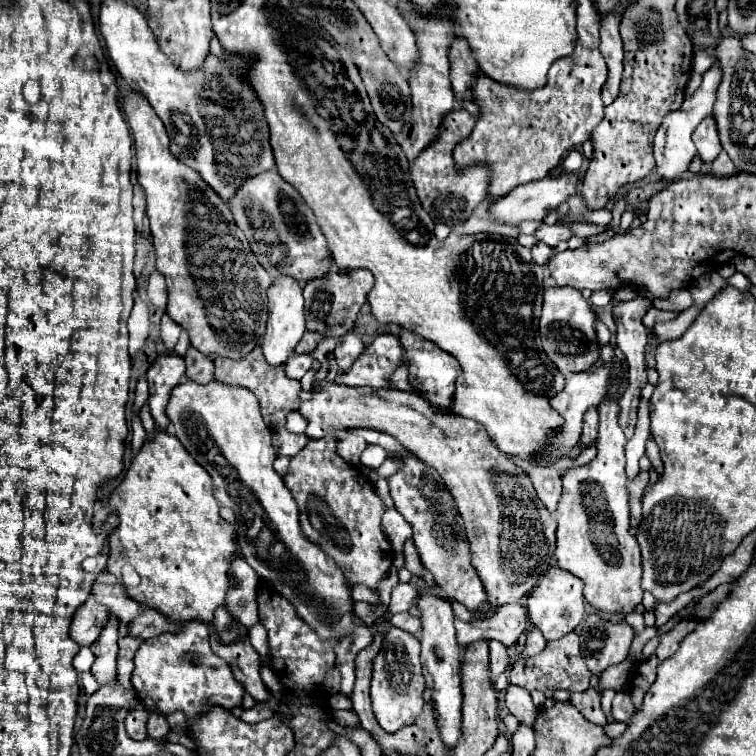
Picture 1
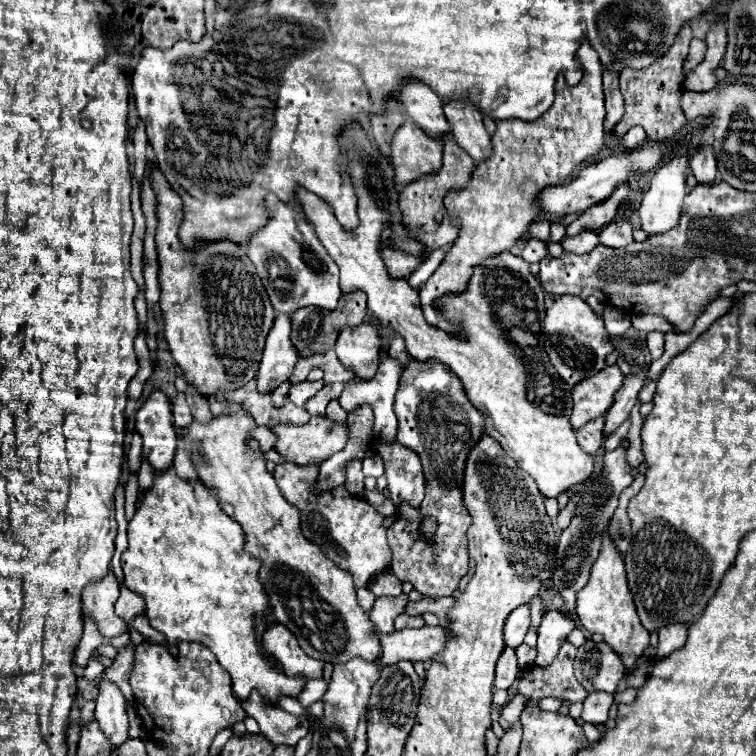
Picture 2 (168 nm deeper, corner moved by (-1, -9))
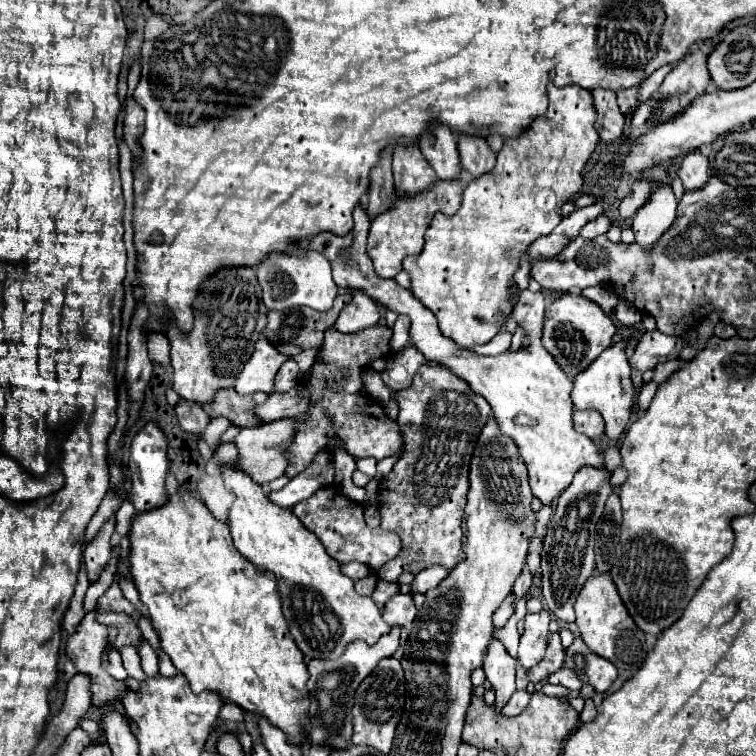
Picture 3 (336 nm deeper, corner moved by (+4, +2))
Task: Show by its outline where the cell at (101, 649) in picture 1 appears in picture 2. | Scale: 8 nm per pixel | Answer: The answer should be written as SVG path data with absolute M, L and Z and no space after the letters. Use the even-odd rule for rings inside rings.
M100 679L96 683L98 697L96 697L96 719L100 729L112 739L112 745L118 747L122 741L128 739L128 717L126 717L126 699L116 683L108 679Z

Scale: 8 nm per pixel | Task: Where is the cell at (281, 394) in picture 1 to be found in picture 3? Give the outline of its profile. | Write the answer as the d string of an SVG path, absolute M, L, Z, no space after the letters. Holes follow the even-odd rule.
M233 388L223 390L219 396L215 396L215 400L211 404L203 406L203 410L209 414L209 418L223 416L223 418L231 420L231 424L247 422L245 426L257 426L259 422L255 420L253 408L255 408L255 402L251 400L251 396L239 396Z

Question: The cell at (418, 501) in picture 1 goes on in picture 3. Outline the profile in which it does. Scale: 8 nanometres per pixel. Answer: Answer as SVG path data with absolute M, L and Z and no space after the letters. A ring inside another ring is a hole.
M379 324L353 334L343 334L333 326L327 328L317 360L309 376L301 380L301 384L309 390L309 408L293 418L295 438L285 450L285 458L289 462L285 476L297 476L313 462L317 452L333 452L337 446L341 446L355 460L365 456L383 460L401 452L403 438L397 422L387 416L379 402L365 398L365 384L361 380L363 370L367 370L375 358L387 358L391 354L391 336L393 330Z

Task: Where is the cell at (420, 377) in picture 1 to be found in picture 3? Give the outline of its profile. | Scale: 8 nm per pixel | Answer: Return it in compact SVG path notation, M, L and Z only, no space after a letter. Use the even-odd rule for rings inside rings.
M439 364L421 366L415 374L411 388L397 392L395 400L399 402L399 418L397 424L401 428L401 436L405 440L403 456L393 466L387 478L379 484L377 506L381 512L381 528L389 532L397 532L403 548L399 556L389 560L377 570L377 576L389 582L397 582L403 572L421 572L431 564L443 564L447 568L455 568L465 552L461 550L461 520L465 508L465 496L469 490L469 462L473 448L477 444L479 432L491 416L491 406L479 394L475 394L465 380L451 374L447 368Z

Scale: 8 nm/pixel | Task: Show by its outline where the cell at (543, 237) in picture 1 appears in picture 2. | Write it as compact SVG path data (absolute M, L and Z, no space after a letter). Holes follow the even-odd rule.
M584 231L584 233L576 235L576 237L568 237L568 235L566 235L566 237L560 241L560 245L564 247L564 251L576 253L576 255L584 255L584 253L592 251L598 243L600 243L600 241L598 241L598 233L596 233L596 231Z

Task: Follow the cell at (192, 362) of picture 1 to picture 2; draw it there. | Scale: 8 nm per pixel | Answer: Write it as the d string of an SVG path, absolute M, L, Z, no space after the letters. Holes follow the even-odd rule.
M188 385L188 389L186 389L186 399L188 399L188 405L190 405L190 409L192 409L192 417L194 417L194 419L200 419L202 423L208 421L208 419L212 419L210 405L208 405L208 397L202 395L202 393L198 393L196 387Z

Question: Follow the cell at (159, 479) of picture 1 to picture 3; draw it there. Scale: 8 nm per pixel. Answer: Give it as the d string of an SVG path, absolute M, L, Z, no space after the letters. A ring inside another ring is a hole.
M179 492L171 494L169 502L165 506L155 508L151 512L137 514L133 518L133 524L131 524L129 540L131 540L131 558L129 558L131 560L131 574L133 574L135 586L139 590L141 602L147 606L149 618L151 618L153 626L159 632L163 652L171 658L173 666L183 676L187 676L187 680L191 684L191 690L193 692L203 692L203 690L215 692L225 702L233 702L239 708L243 708L245 712L249 712L249 714L257 714L257 716L267 718L269 724L273 724L275 728L281 728L285 732L289 744L295 744L299 748L303 744L307 744L305 728L309 728L309 724L307 724L307 708L309 708L309 704L307 704L307 680L309 680L309 672L307 672L307 666L305 666L305 660L303 660L303 652L299 652L299 648L297 648L297 644L295 644L295 640L293 640L293 636L289 632L289 624L287 624L287 620L285 620L285 616L281 612L281 594L277 590L275 576L255 572L253 564L249 560L245 560L243 556L239 556L239 552L235 552L235 546L233 546L233 540L231 540L227 524L217 522L213 518L213 514L207 510L207 506L199 498L195 498L191 492L183 492L183 496Z

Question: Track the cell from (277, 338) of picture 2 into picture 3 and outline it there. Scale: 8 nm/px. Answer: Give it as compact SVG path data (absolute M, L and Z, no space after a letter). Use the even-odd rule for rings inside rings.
M261 338L255 344L251 360L247 360L241 374L237 376L233 388L239 394L255 394L255 392L271 394L275 374L285 360L287 358L283 354L275 352L275 348L271 348L271 344L267 344L267 338Z

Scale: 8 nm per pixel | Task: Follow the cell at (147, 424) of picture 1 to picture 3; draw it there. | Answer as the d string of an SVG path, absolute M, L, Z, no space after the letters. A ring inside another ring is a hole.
M125 500L123 502L123 506L117 510L117 514L115 514L115 518L117 518L117 526L115 526L115 532L113 532L113 536L111 536L111 550L115 550L117 546L119 546L119 542L121 542L121 538L125 538L127 536L127 532L129 532L129 528L131 528L131 518L135 516L135 508L133 508L133 504L129 502L129 500Z

